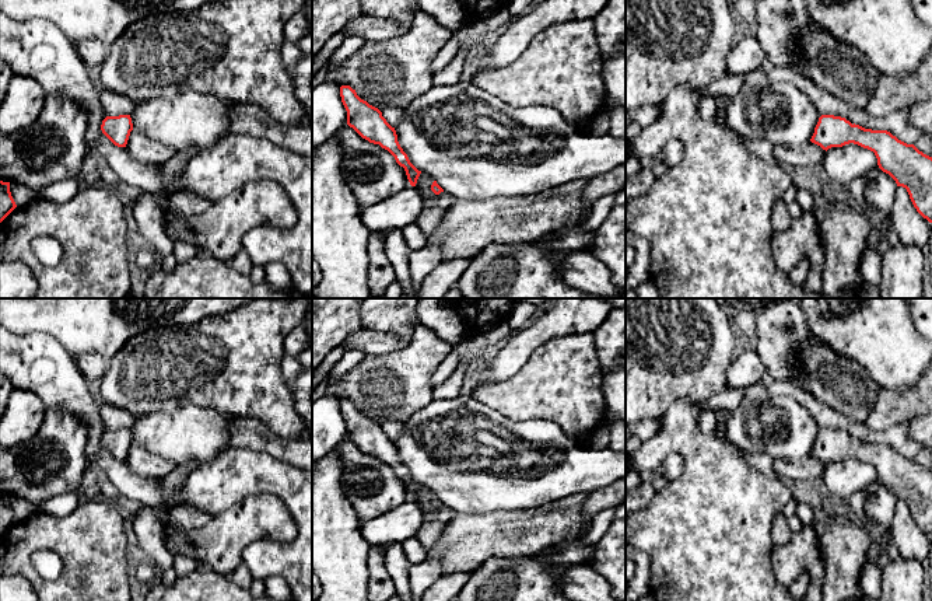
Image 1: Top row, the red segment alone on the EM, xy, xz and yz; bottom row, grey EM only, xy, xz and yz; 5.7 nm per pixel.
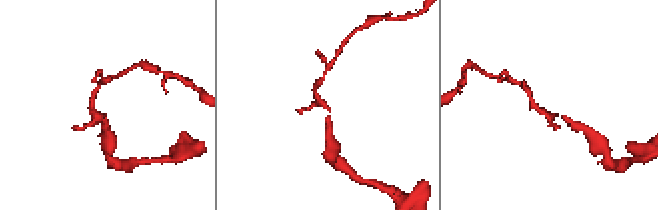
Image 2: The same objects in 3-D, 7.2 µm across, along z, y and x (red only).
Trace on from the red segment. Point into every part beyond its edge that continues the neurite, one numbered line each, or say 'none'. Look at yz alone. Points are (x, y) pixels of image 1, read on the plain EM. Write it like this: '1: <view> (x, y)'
none

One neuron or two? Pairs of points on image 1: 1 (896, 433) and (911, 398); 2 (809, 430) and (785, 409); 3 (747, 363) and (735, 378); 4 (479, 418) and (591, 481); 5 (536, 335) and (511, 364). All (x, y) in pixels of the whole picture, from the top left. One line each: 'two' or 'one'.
1: two
2: one
3: one
4: one
5: one

